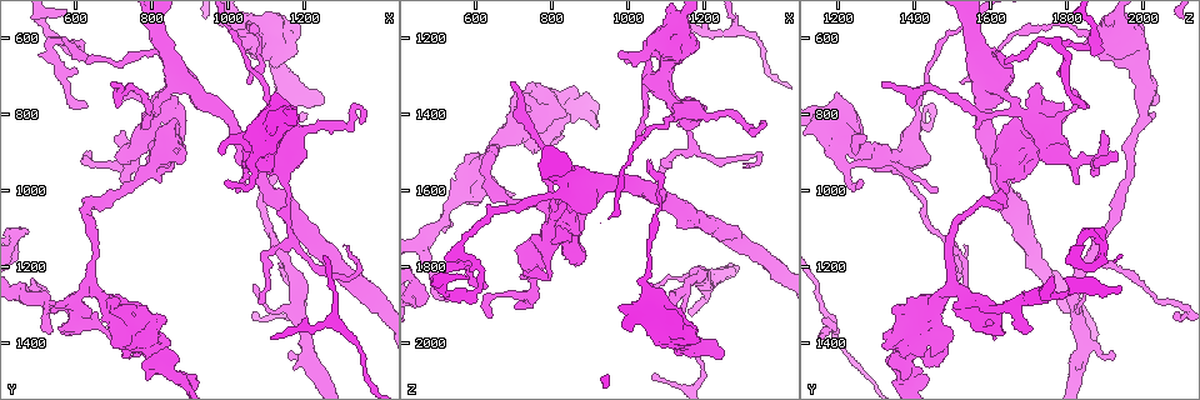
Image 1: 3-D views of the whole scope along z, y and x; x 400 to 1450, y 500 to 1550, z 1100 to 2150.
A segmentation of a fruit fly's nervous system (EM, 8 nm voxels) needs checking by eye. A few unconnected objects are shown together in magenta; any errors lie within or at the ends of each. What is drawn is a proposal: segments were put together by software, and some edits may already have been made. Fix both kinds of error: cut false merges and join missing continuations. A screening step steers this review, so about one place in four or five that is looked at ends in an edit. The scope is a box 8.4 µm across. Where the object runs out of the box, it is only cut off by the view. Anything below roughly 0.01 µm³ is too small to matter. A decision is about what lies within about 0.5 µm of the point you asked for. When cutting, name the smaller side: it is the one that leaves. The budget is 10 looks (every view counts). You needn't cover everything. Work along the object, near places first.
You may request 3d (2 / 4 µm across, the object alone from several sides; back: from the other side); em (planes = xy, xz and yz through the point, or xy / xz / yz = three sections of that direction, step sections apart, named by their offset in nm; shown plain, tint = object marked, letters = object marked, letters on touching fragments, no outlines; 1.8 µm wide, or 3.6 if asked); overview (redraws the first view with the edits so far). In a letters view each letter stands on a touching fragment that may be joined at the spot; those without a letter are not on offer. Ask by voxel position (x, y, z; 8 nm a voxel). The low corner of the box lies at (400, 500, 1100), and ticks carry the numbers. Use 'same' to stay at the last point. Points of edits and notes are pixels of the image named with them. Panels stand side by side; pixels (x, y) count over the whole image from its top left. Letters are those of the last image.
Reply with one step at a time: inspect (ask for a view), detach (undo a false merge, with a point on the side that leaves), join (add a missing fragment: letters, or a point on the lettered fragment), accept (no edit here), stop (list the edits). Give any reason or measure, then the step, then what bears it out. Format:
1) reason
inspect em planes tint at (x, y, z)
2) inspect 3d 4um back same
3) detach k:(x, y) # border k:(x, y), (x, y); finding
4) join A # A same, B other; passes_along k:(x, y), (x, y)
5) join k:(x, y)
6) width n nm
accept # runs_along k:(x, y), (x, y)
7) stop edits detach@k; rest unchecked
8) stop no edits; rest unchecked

three-way junction
inspect em planes tint at (1165, 1135, 1500)

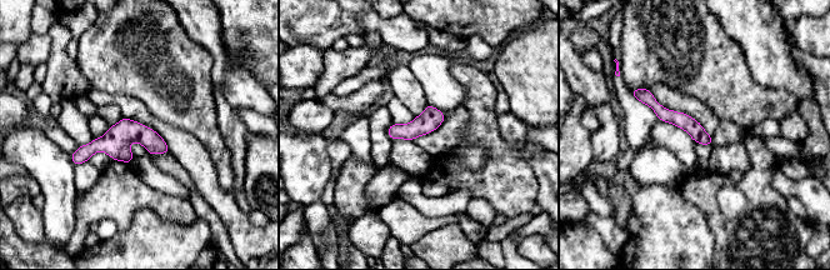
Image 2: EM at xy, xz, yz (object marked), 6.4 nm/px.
inspect em planes letters same

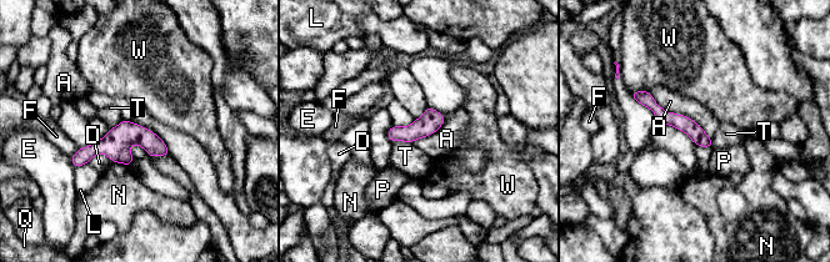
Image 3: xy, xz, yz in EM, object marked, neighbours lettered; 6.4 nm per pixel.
accept # A other, D other, E other, F other, L other, N other, P other, Q other, T other, W other; runs_along 3:(164, 149), (120, 139), (74, 160); all the same cell

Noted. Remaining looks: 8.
inspect em xz step 16 tint at (1085, 925, 1310)

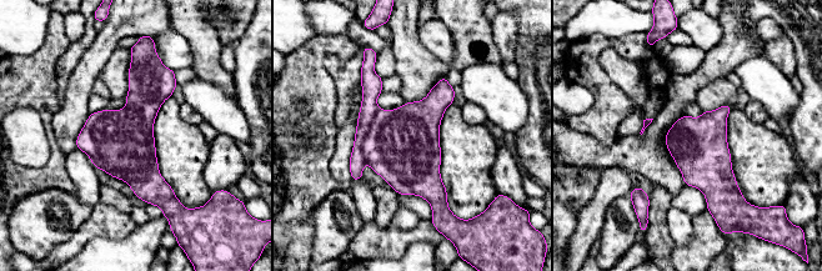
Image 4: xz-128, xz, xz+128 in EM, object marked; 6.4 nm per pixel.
cut it another way
inspect em planes letters same

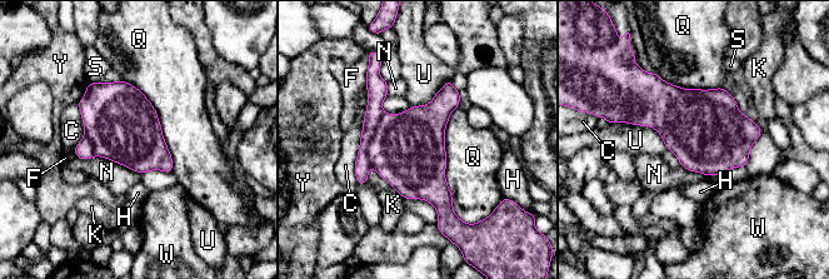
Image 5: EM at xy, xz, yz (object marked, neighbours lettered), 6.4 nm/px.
longest_contact Q 700 nm
accept # C other, F other, H other, K other, N other, Q other, S other, U other, W other, Y other; border 5:(457, 106), (444, 149), (458, 218); one cell here

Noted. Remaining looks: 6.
calibre changes
inspect 3d 2um at (795, 945, 1635)

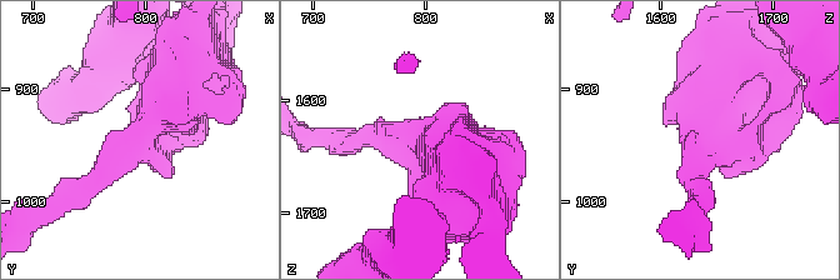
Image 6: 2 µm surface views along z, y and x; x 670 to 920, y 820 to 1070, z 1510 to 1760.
arm_widths 180, 440 nm; need the tissue
inspect em planes letters at (788, 948, 1630)

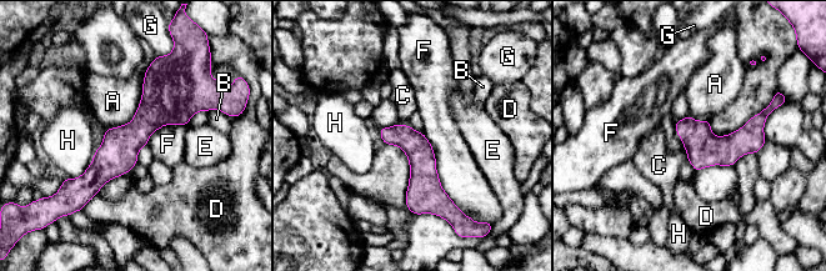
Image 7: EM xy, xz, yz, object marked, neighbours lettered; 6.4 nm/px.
width 180 nm; longest_contact F 550 nm
accept # A other, B other, C other, D other, E other, F other, G other, H other; continuous, no second cell

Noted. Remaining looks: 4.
abrupt turn
inspect 3d 4um at (745, 1360, 1435)

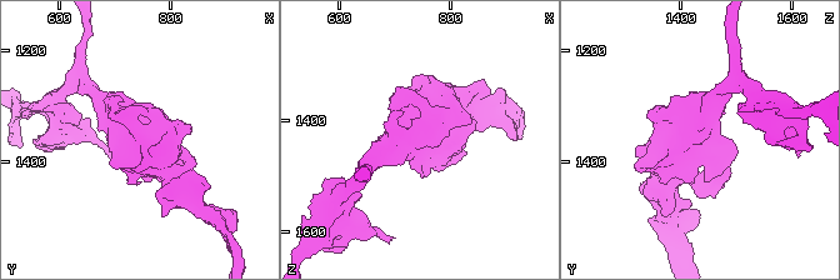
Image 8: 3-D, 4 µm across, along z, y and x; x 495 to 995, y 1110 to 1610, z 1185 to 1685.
now the EM
inspect em 3.6um yz step 16 letters at (755, 1365, 1440)

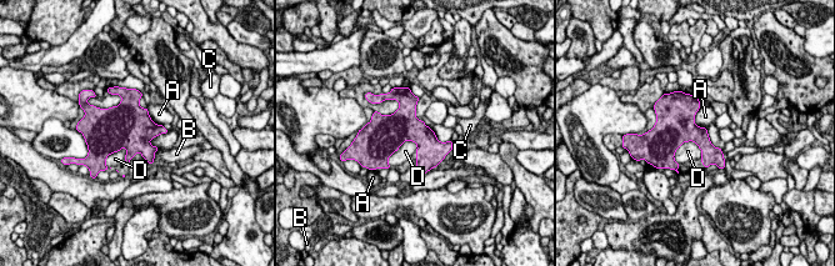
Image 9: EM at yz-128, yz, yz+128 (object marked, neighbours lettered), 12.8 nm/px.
accept # A other, B other, C other, D other; border 9:(694, 141), (676, 150), (679, 165); one cell here

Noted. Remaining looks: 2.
stop no edits; rest unchecked

